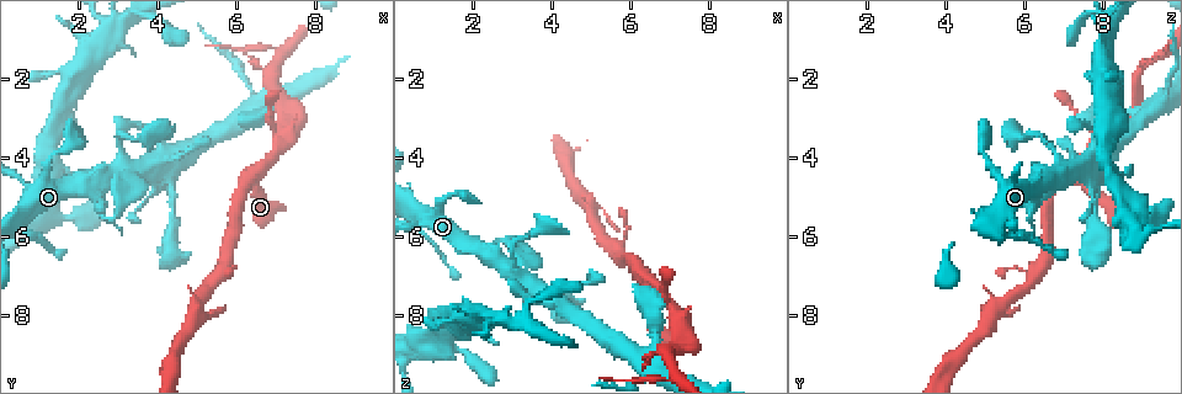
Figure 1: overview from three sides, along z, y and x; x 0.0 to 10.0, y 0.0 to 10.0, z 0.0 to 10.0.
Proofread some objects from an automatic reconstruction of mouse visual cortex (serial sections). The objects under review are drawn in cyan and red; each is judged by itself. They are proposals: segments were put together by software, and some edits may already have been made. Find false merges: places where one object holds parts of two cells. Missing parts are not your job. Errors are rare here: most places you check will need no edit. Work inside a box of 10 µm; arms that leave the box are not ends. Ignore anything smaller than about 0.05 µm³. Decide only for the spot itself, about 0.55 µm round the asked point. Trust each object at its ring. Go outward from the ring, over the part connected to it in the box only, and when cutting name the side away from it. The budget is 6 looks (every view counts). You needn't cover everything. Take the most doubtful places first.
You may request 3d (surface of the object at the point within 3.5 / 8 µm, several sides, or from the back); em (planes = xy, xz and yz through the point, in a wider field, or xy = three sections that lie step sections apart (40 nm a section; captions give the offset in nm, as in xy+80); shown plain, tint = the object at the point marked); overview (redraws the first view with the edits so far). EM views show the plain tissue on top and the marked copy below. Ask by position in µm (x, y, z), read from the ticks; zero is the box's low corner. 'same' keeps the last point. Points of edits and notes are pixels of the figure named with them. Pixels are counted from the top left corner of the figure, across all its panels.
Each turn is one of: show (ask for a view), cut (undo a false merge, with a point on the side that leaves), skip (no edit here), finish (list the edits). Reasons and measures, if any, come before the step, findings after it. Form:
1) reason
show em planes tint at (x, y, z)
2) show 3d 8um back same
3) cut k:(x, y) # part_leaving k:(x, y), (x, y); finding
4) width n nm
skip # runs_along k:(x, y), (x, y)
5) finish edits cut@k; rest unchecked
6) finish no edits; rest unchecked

thick turns thin
show 3d 8um back at (4.00, 4.15, 7.65)

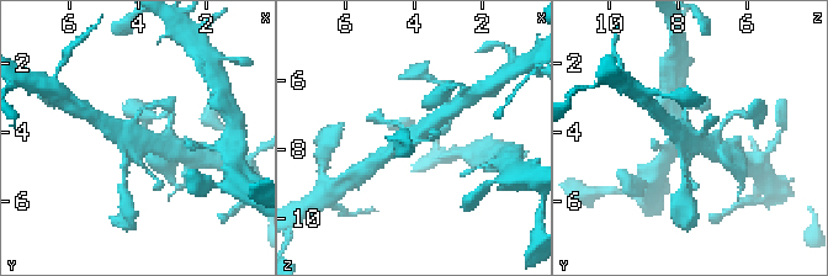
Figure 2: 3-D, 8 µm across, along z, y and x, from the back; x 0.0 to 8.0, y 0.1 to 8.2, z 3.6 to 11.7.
show 3d 3.5um same

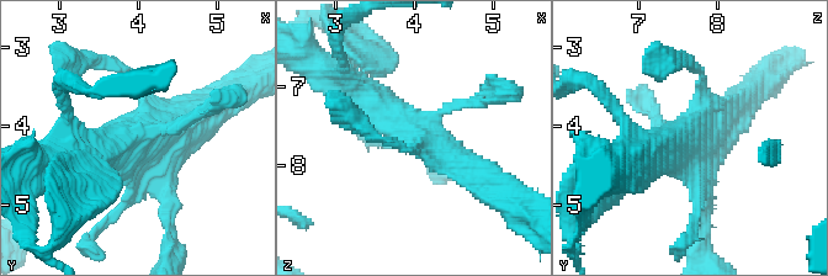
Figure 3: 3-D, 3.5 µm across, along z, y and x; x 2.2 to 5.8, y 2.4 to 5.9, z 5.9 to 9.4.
now the EM
show em xy step 2 tint at (4.10, 4.10, 7.60)

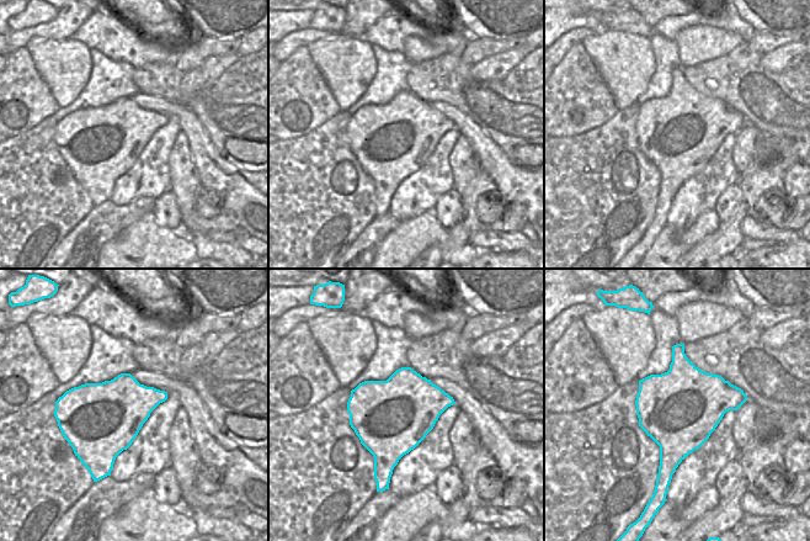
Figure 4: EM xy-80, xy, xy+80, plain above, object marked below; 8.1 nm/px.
skip # one cell here

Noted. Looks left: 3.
thick turns thin
show 3d 3.5um at (1.45, 3.95, 5.00)

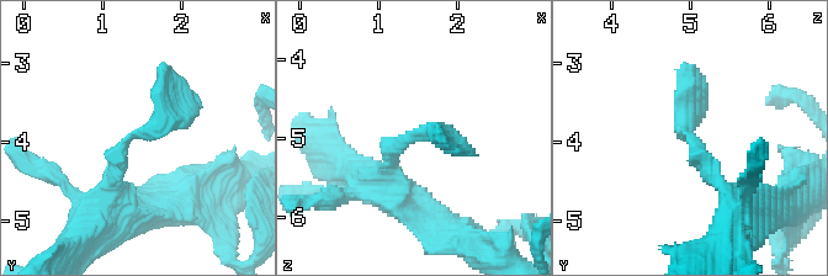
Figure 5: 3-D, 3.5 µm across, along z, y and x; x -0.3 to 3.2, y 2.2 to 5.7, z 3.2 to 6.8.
show em xy step 1 tint at (1.45, 3.90, 5.05)

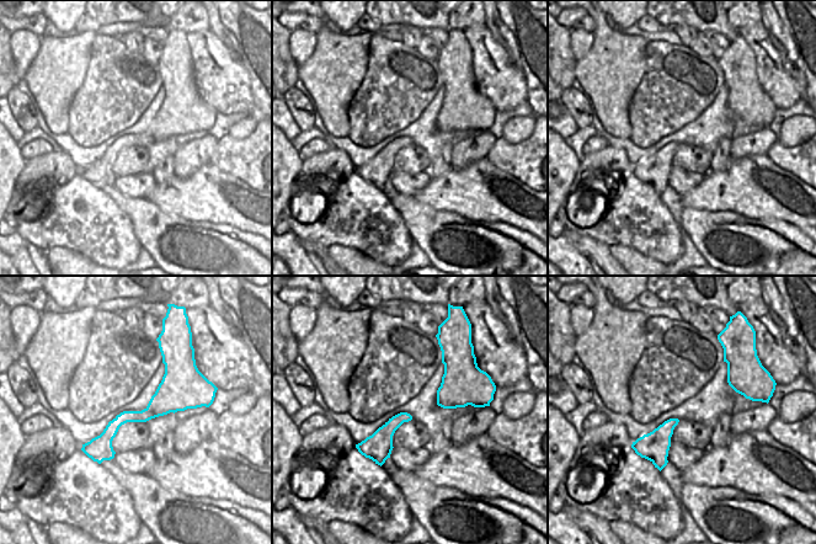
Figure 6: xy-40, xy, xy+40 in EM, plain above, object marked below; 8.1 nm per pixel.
skip # runs_along 5:(109, 195), (120, 149), (162, 120), (165, 67); continuous, no second cell

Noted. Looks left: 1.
finish no edits; rest unchecked

